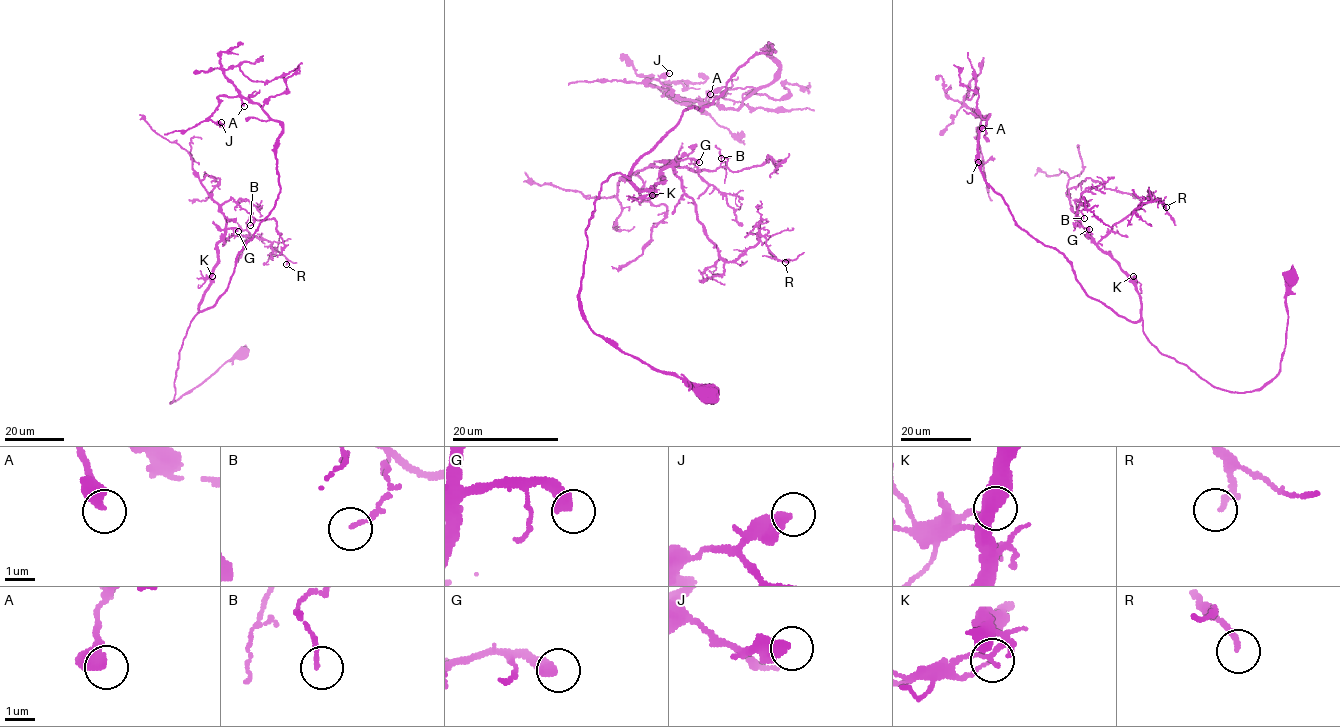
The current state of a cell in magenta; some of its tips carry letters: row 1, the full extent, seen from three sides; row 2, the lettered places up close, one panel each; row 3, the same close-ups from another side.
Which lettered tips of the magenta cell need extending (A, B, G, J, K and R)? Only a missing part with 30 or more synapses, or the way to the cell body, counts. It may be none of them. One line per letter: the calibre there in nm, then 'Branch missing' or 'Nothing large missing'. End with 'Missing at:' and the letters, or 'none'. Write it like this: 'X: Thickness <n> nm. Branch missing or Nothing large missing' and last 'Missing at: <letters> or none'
A: Thickness 320 nm. Nothing large missing
B: Thickness 140 nm. Nothing large missing
G: Thickness 400 nm. Branch missing
J: Thickness 440 nm. Nothing large missing
K: Thickness 90 nm. Nothing large missing
R: Thickness 180 nm. Nothing large missing
Missing at: G

